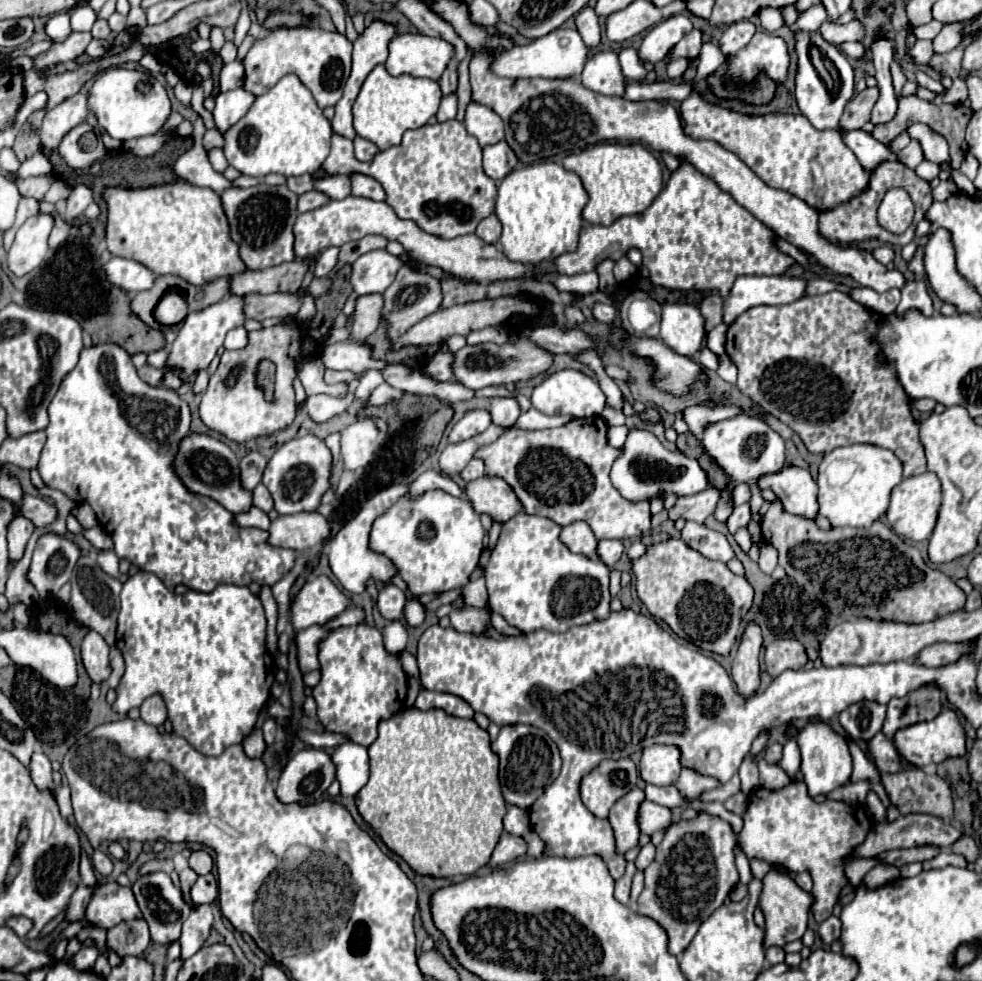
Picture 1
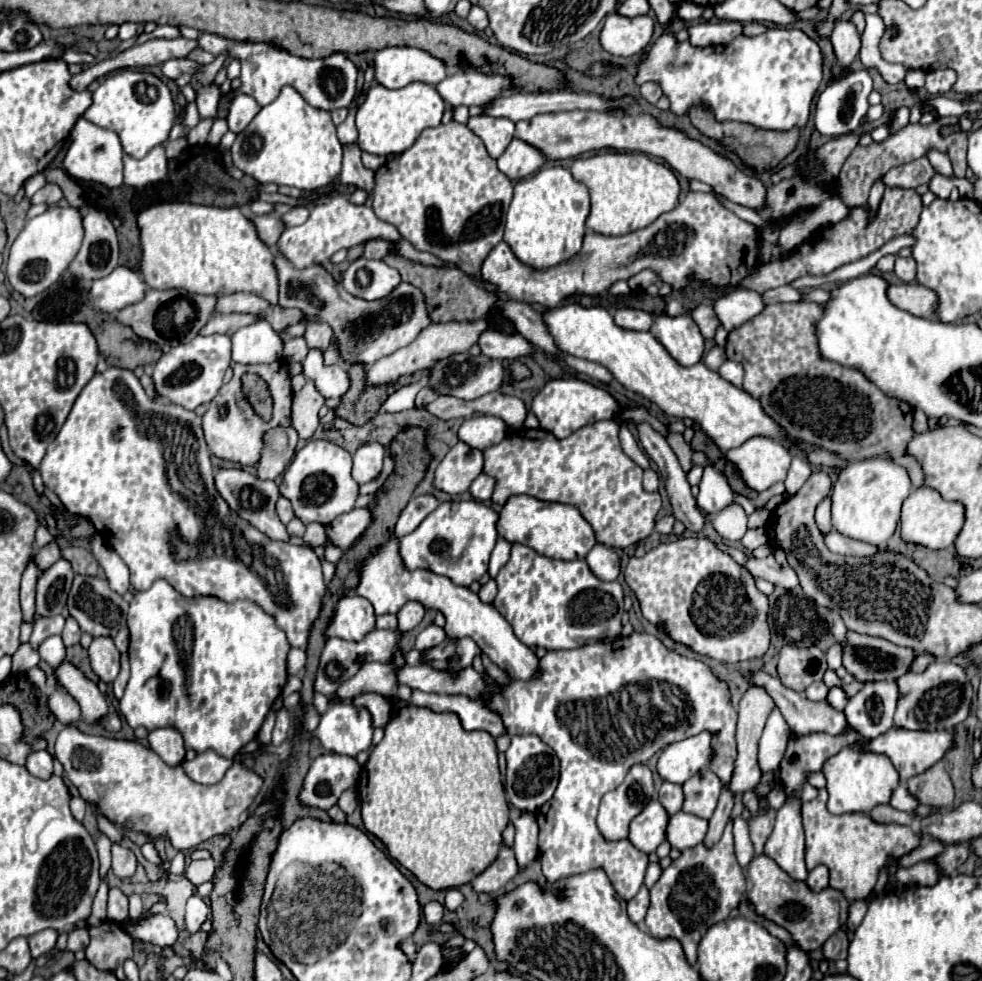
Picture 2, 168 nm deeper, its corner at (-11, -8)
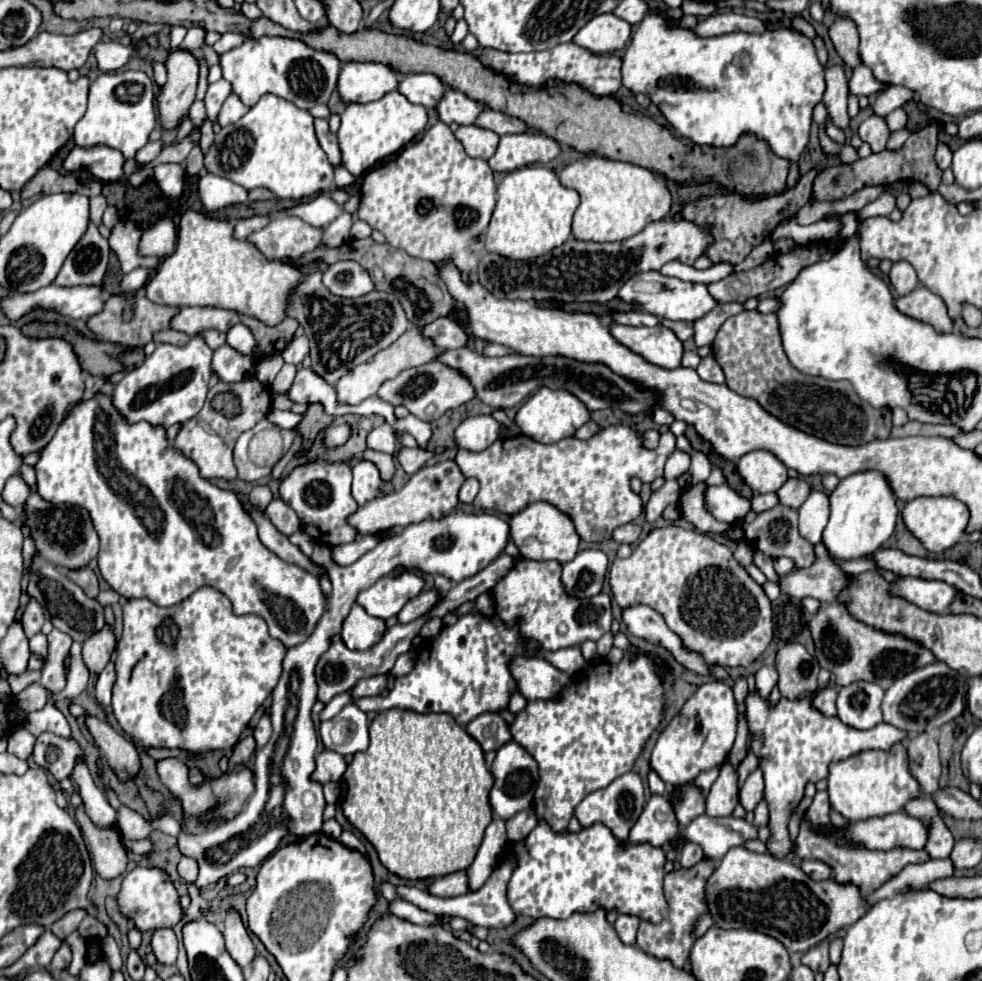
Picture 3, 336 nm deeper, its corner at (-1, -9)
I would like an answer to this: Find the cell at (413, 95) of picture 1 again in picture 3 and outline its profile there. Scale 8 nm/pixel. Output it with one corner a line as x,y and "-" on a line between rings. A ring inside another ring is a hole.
397,90
387,92
381,100
369,104
349,104
341,114
341,126
337,132
341,162
353,174
361,176
379,160
397,154
405,144
419,138
427,128
427,110
419,104
411,104

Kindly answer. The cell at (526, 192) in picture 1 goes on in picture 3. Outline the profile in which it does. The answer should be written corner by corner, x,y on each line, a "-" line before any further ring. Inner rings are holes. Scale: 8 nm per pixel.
525,166
509,172
497,188
497,206
493,210
485,250
511,260
529,260
561,246
571,234
571,218
579,206
579,194
565,188
557,174
547,166

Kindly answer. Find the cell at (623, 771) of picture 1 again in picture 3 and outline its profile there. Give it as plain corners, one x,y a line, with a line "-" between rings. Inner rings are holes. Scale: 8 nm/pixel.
629,772
629,774
617,776
617,780
613,780
609,786
601,788
601,790
595,790
589,796
585,796
575,808
575,818
581,822
581,826
591,826
593,822
601,822
617,838
627,840
629,830
637,822
637,816
643,812
643,804
645,804
645,794
643,794
641,778
637,774
633,774
633,772

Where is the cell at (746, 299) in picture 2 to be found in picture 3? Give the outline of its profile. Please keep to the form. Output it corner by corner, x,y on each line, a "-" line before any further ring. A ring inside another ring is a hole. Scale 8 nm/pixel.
643,272
637,276
631,276
619,290
617,294
623,302
633,304
637,310
655,314
659,318
669,318
669,320
683,320
683,322
693,322
701,316
705,316
717,302
709,296
705,284
691,284
683,282
679,278
667,278
659,272

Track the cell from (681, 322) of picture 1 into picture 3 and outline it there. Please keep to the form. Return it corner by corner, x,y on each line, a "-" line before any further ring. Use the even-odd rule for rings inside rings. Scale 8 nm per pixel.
611,322
609,332
619,344
625,344
631,352
637,352
643,360
655,366
677,368
681,364
683,344
669,328
661,324
657,324
655,328
633,328

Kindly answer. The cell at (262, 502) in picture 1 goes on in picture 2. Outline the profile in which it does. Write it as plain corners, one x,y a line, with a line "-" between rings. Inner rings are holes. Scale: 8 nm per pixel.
281,497
279,501
277,501
277,515
279,515
279,519
281,519
281,523
289,523
295,515
293,515
293,509
291,509
291,503
285,499
285,497

